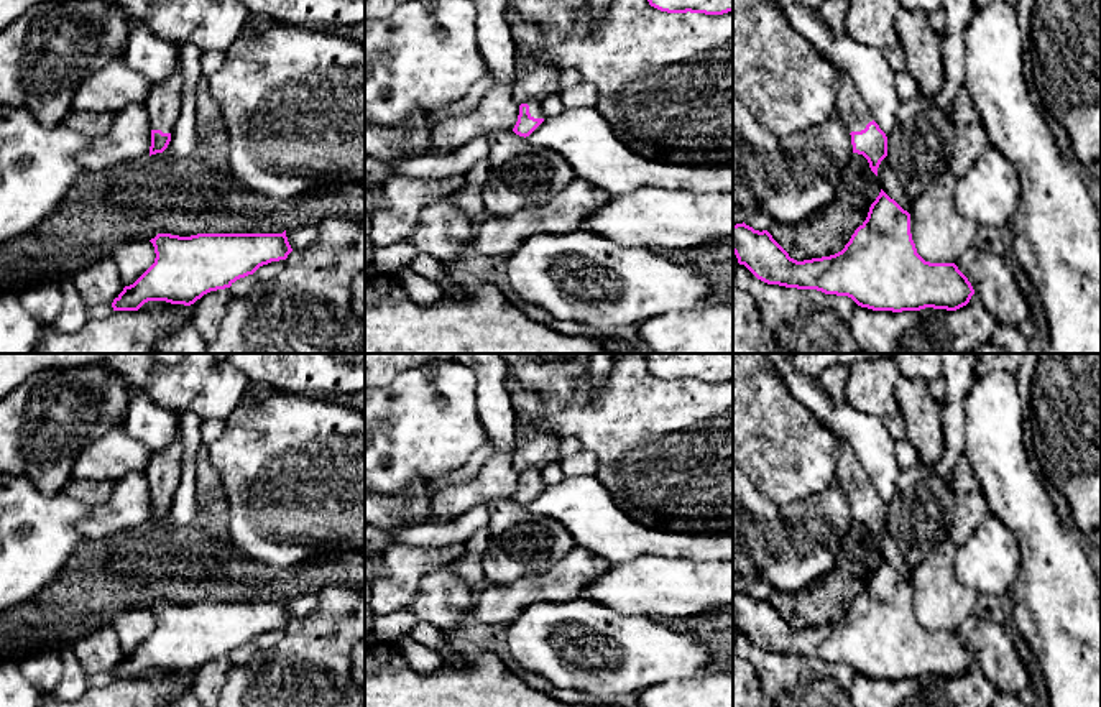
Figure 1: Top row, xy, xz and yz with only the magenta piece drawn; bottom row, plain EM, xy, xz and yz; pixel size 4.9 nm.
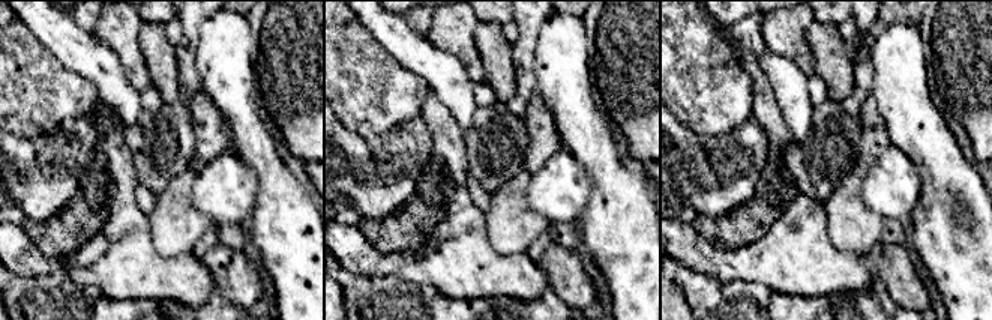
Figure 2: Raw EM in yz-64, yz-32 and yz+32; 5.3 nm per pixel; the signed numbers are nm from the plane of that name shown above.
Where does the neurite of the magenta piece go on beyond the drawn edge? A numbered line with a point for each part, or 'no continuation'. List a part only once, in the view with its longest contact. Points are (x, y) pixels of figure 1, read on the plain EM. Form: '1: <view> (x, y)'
1: xz (534, 475)

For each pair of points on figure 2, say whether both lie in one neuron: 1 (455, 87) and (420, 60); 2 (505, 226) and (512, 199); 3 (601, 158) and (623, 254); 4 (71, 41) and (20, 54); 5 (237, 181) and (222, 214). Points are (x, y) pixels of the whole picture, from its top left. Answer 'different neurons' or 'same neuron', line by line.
1: same neuron
2: same neuron
3: same neuron
4: different neurons
5: same neuron

